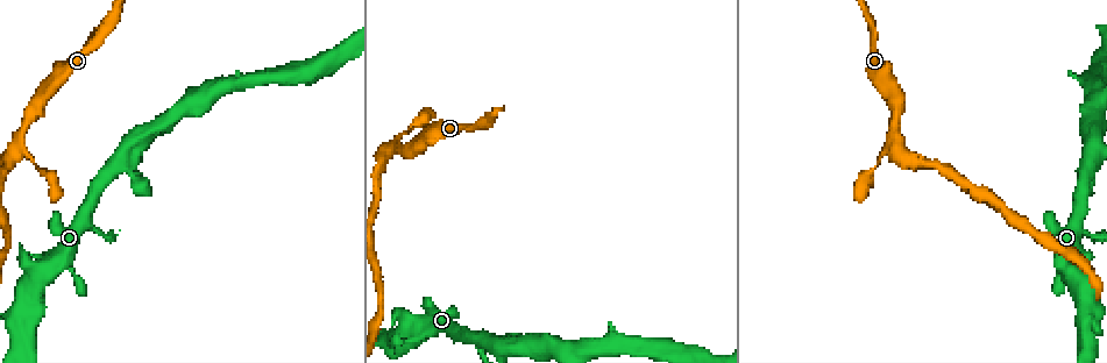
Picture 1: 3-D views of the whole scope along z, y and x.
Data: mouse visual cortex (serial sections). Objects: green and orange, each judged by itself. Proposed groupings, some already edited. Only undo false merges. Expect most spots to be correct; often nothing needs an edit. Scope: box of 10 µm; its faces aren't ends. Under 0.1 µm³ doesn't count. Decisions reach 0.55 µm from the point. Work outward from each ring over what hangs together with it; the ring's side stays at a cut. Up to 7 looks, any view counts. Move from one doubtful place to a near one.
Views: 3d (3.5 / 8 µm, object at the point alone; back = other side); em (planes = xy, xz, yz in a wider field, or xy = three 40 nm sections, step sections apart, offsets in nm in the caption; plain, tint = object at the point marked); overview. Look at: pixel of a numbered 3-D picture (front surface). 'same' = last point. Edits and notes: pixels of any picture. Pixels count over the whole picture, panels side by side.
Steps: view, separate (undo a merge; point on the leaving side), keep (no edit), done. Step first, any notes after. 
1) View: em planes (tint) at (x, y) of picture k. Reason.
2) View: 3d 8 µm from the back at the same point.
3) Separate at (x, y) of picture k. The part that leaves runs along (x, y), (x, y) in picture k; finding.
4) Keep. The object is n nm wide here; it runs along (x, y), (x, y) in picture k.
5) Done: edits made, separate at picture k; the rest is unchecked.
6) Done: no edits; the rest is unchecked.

View: 3d 3.5 µm at (1085, 235) of picture 1. Calibre changes.

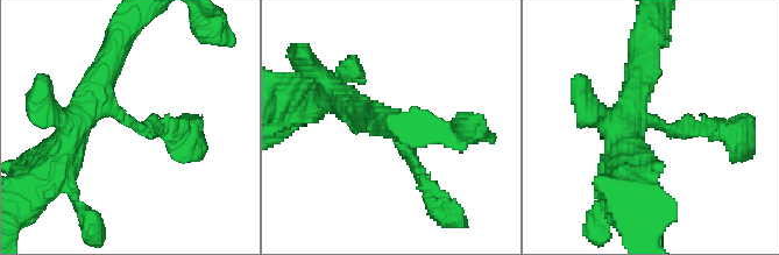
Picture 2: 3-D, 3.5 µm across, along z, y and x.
View: em xy step 5 (tint) at (128, 121) of picture 2. Shape alone is not enough.

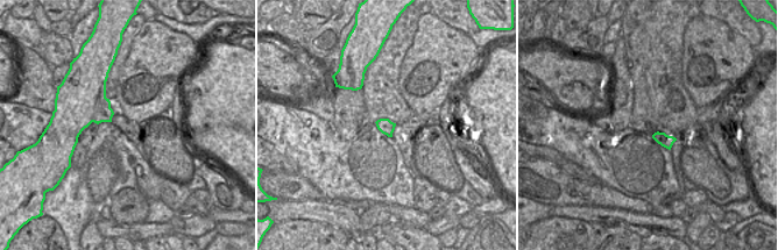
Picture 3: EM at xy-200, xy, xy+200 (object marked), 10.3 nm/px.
Keep. It runs along (338, 96), (388, 125), (424, 172) in picture 2; all the same cell.

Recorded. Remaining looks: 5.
View: 3d 3.5 µm at (878, 161) of picture 1. A narrow waist.

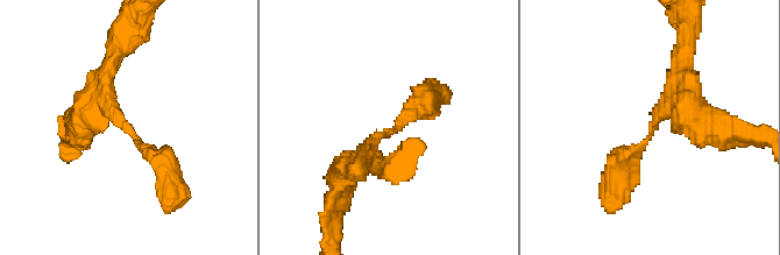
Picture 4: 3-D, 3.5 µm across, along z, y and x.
View: em xy step 1 (tint) at (654, 126) of picture 4. Shape alone is not enough.

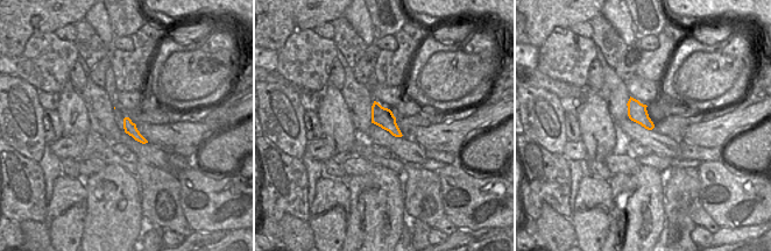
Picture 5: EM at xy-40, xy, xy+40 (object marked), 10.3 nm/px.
Keep. The object is 200 nm wide here; it runs along (683, 68), (653, 132), (615, 182) in picture 4; continuous, no second cell.

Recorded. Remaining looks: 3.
View: 3d 3.5 µm at (40, 270) of picture 1.

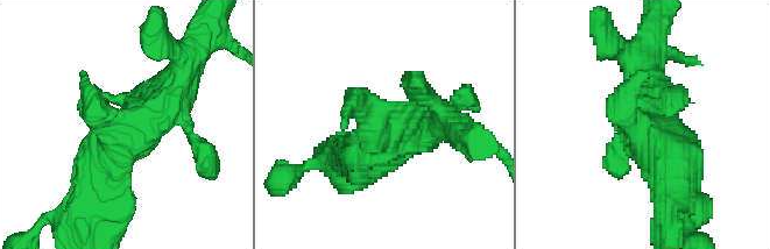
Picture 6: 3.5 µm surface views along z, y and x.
View: em xy step 3 (tint) at (387, 133) of picture 6.

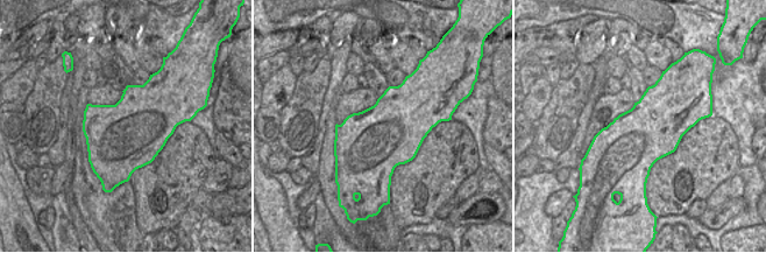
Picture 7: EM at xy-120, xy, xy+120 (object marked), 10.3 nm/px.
Keep. Continuous, no second cell.

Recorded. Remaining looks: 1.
Done: no edits; the rest is unchecked.

